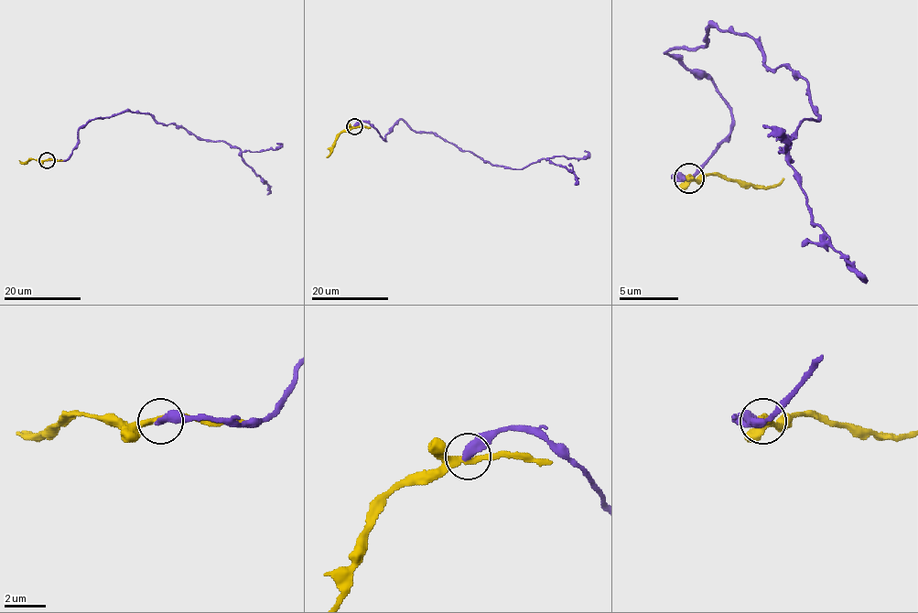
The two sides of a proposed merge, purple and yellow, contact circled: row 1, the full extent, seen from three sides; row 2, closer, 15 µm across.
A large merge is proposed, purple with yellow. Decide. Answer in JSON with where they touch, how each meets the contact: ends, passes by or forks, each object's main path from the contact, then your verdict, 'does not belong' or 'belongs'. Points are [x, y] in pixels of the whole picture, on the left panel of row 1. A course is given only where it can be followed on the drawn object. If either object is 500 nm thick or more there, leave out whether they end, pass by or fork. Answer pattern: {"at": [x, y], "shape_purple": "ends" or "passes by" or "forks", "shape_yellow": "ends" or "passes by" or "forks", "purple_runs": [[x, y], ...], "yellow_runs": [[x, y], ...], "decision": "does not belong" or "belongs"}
{"at": [47, 160], "shape_purple": "ends", "shape_yellow": "passes by", "purple_runs": [[47, 160], [69, 157], [78, 131], [92, 119], [148, 113], [158, 123], [237, 146], [267, 186], [266, 194]], "yellow_runs": [[47, 160], [18, 160]], "decision": "does not belong"}

